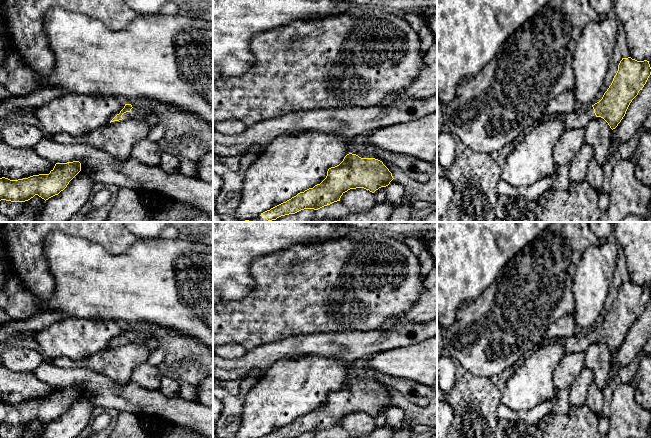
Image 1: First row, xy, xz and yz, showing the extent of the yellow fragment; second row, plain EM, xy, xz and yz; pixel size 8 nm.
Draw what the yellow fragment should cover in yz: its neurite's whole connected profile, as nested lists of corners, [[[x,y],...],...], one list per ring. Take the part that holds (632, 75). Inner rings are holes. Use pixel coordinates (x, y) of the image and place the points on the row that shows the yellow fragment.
[[[622,58],[618,71],[602,99],[592,106],[578,107],[568,114],[544,116],[542,120],[560,120],[567,129],[585,128],[595,117],[603,118],[615,129],[626,114],[632,100],[638,95],[651,75],[649,61]]]

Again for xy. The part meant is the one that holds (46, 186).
[[[79,161],[56,163],[49,174],[10,180],[0,178],[0,201],[25,202],[38,195],[45,201],[58,195],[81,171]]]

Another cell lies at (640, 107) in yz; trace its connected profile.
[[[651,75],[644,87],[630,103],[625,116],[616,127],[615,141],[627,142],[643,125],[651,111]]]

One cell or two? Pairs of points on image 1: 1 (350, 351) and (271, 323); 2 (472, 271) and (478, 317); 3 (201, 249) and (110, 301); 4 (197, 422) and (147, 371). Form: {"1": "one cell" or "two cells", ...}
{"1": "two cells", "2": "two cells", "3": "one cell", "4": "two cells"}

